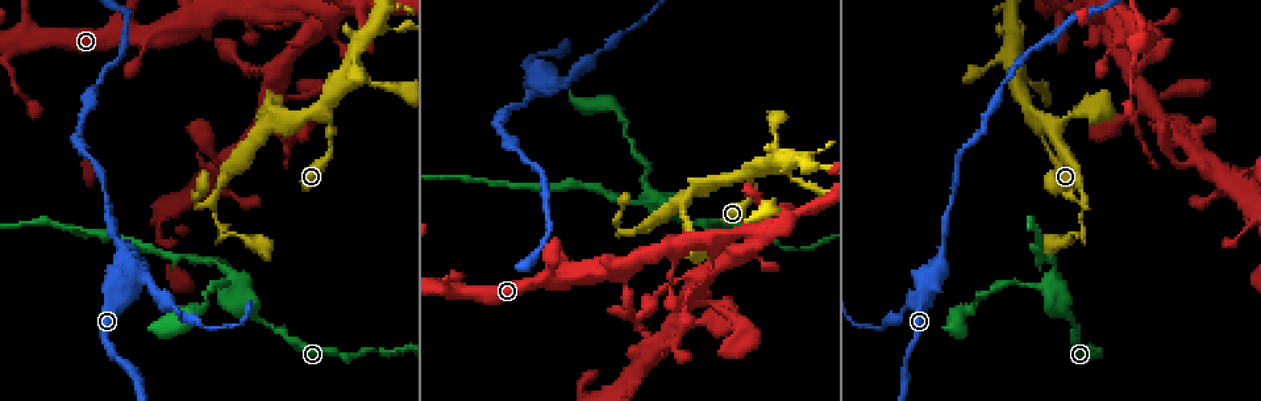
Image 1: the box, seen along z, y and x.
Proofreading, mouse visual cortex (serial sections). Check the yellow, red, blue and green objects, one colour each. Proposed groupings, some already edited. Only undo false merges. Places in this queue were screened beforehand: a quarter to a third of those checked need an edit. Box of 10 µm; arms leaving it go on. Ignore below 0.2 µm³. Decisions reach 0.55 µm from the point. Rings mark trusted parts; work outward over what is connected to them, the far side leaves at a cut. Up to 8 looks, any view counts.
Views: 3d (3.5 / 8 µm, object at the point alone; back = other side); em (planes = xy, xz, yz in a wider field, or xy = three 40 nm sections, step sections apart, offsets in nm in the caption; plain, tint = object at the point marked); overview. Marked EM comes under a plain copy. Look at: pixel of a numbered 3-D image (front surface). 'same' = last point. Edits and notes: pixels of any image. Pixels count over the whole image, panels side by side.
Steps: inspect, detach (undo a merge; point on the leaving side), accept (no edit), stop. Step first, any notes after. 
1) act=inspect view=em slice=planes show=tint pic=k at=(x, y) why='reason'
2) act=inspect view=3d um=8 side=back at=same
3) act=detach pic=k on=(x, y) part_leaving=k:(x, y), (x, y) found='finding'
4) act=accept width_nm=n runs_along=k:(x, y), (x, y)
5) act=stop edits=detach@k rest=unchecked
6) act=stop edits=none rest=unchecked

act=inspect view=em slice=xy step=3 show=tint pic=1 at=(231, 287) why='branch point'

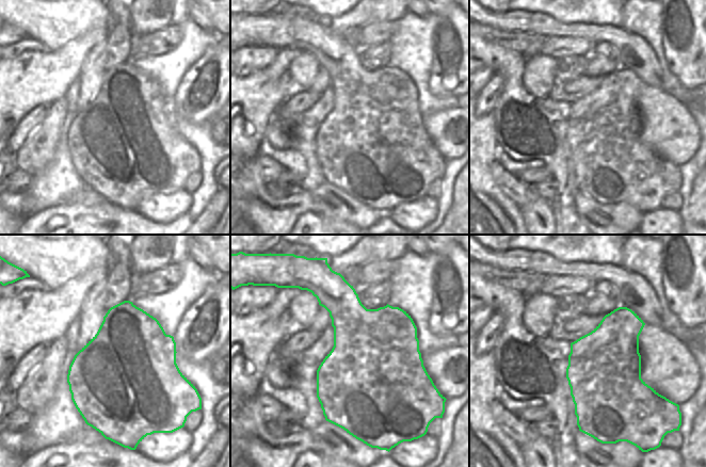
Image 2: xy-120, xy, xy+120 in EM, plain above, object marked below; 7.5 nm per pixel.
act=inspect view=3d um=3.5 at=same why='wider look'

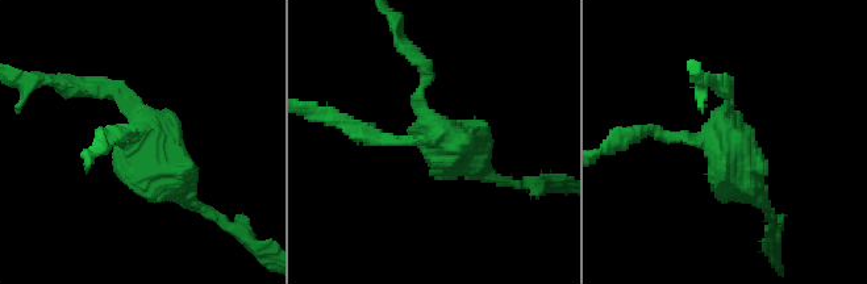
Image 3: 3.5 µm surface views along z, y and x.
act=accept width_nm=750 runs_along=3:(766, 205), (729, 145), (651, 128) found='one cell here'

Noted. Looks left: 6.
act=inspect view=3d um=3.5 pic=1 at=(728, 244) why='sharp bend'

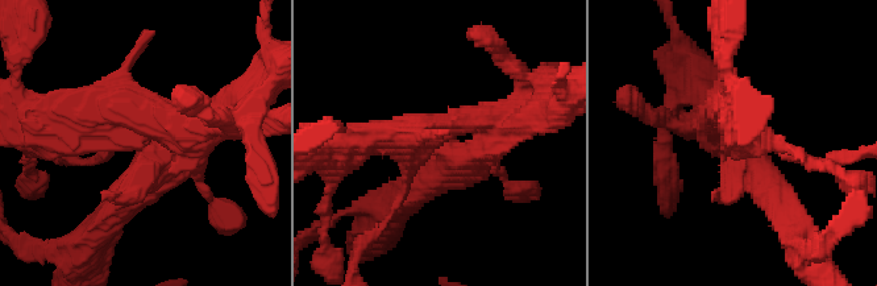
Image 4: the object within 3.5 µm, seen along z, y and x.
act=inspect view=em slice=xy step=1 show=tint pic=4 at=(145, 149) why='need the tissue'

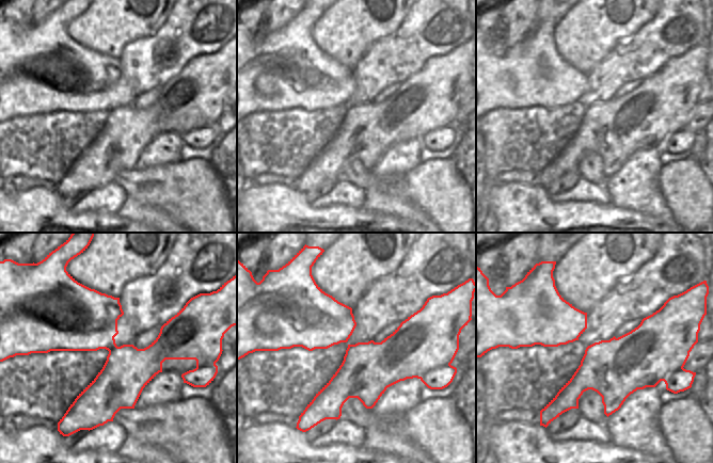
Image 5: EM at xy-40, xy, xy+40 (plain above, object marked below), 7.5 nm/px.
act=detach pic=4 on=(252, 170) part_leaving=4:(144, 149), (156, 169), (91, 237) found='a second cell is stuck on'

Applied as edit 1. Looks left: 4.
act=inspect view=3d um=3.5 pic=1 at=(343, 79) why='a narrow waist'

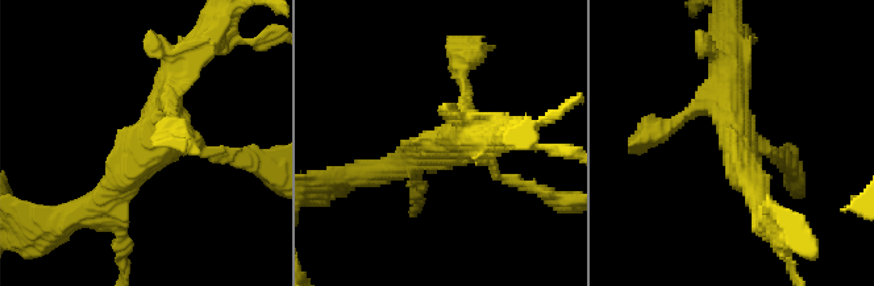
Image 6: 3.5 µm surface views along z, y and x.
act=inspect view=em slice=xy step=1 show=tint pic=6 at=(446, 146)

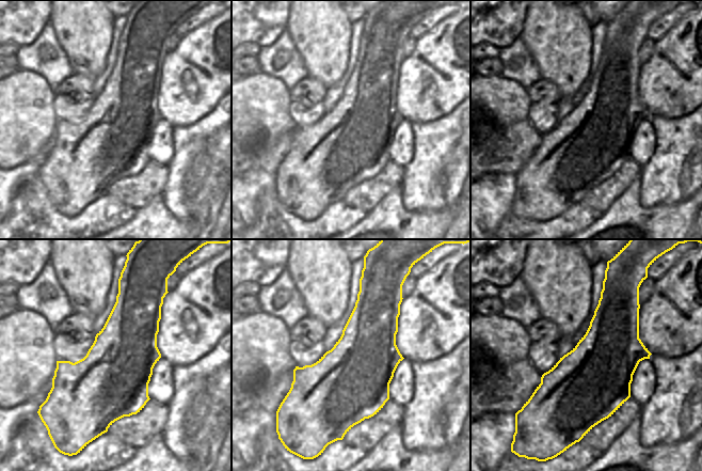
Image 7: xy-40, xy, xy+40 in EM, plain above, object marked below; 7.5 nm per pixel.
act=inspect view=em slice=xy step=2 show=tint at=same

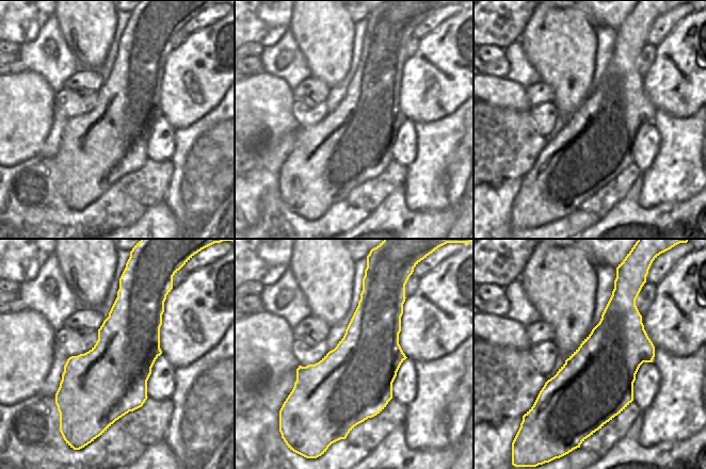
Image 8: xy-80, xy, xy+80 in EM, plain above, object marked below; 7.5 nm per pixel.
act=accept runs_along=6:(111, 216), (179, 62) found='all the same cell'

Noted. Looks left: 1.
act=stop edits=detach@4 rest=unchecked

